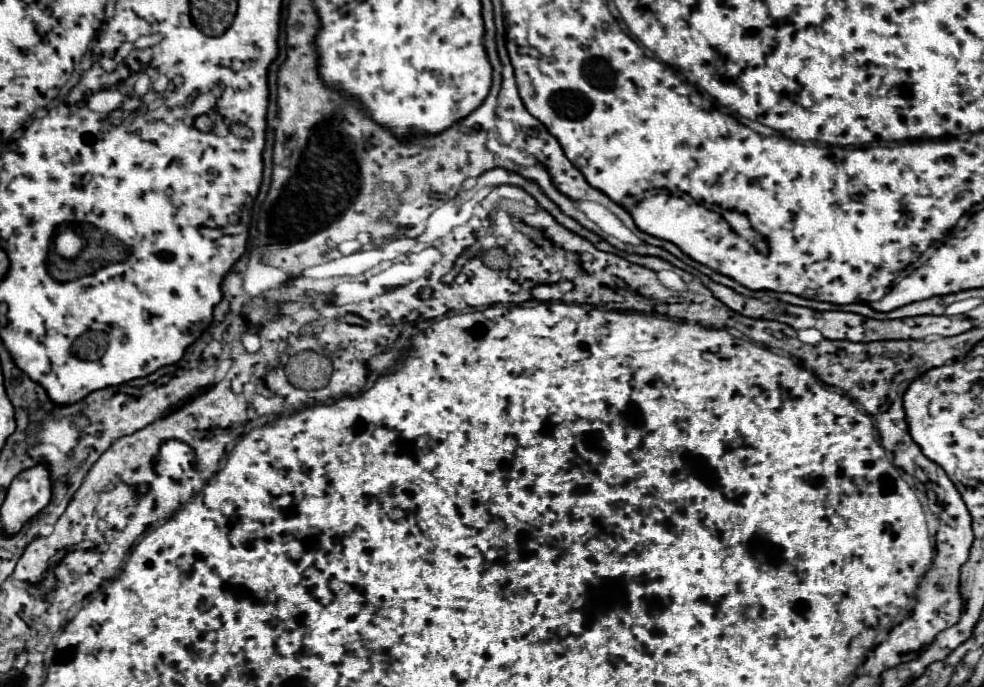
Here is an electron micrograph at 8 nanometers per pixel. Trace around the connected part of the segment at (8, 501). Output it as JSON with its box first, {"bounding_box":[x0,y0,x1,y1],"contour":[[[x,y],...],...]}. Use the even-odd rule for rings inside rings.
{"bounding_box":[1,462,51,534],"contour":[[[45,462],[23,470],[9,486],[1,506],[1,524],[5,534],[15,534],[21,526],[41,512],[51,498],[51,472]]]}

